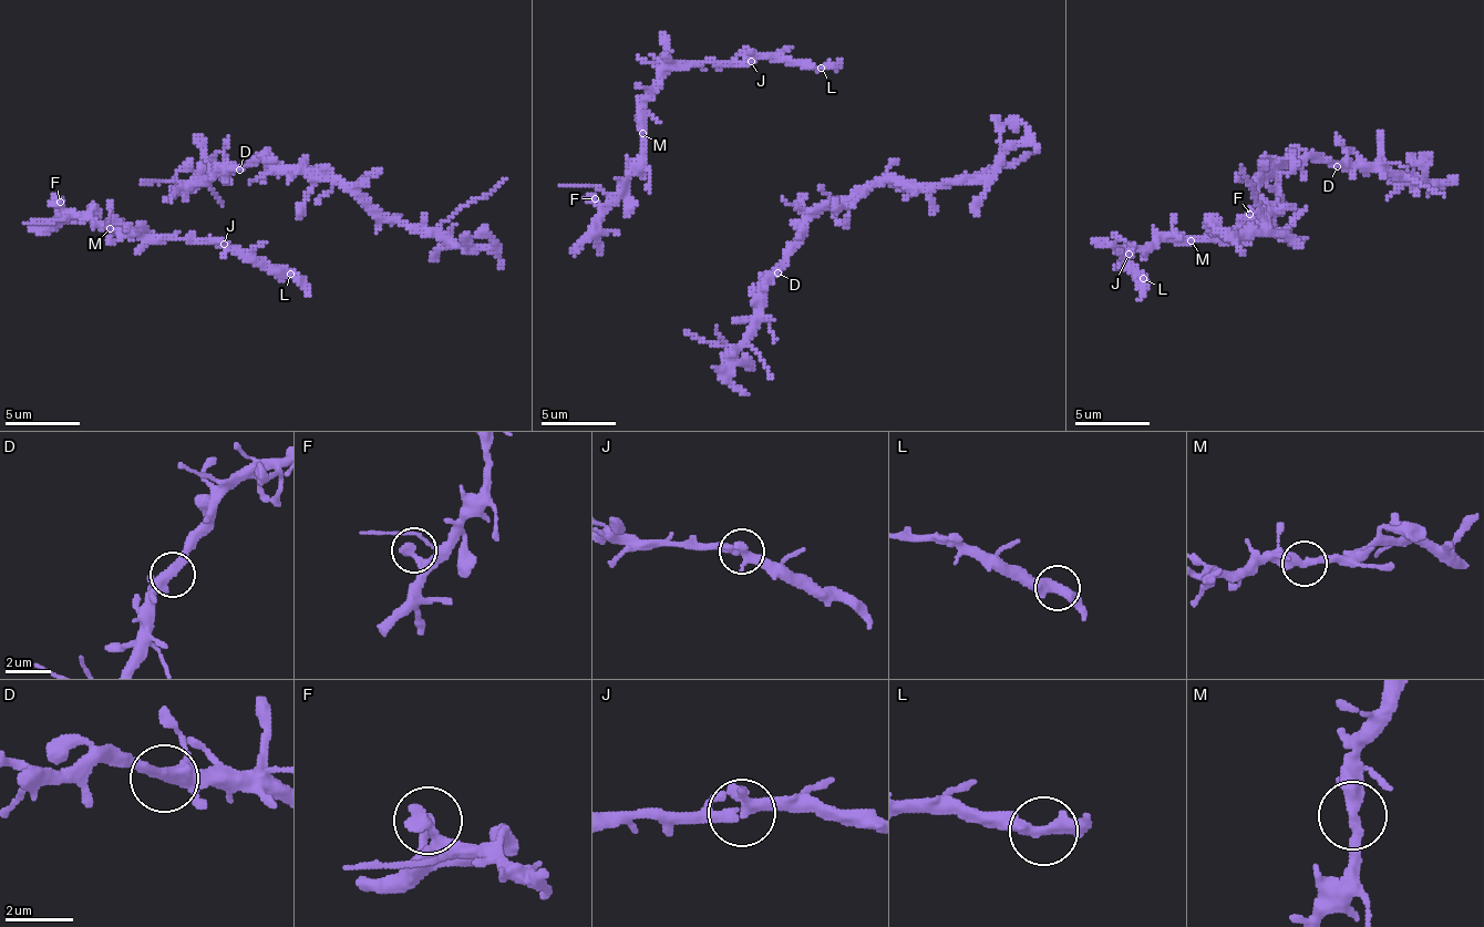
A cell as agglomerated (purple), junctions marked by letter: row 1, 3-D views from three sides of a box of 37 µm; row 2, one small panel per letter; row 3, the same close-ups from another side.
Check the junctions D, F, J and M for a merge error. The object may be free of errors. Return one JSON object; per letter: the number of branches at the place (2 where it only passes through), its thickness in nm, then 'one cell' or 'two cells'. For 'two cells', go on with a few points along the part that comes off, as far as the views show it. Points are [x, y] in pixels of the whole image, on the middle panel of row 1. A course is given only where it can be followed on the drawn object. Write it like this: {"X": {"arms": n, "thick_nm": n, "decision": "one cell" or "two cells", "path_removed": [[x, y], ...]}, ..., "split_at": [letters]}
{"D": {"arms": 2, "thick_nm": 380, "decision": "one cell"}, "F": {"arms": 1, "thick_nm": 440, "decision": "one cell"}, "J": {"arms": 2, "thick_nm": 400, "decision": "one cell"}, "M": {"arms": 2, "thick_nm": 400, "decision": "one cell"}, "split_at": []}

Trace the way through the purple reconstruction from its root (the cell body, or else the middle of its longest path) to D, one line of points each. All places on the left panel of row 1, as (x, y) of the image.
D: (141, 184), (144, 181), (199, 181), (209, 172), (239, 170)

